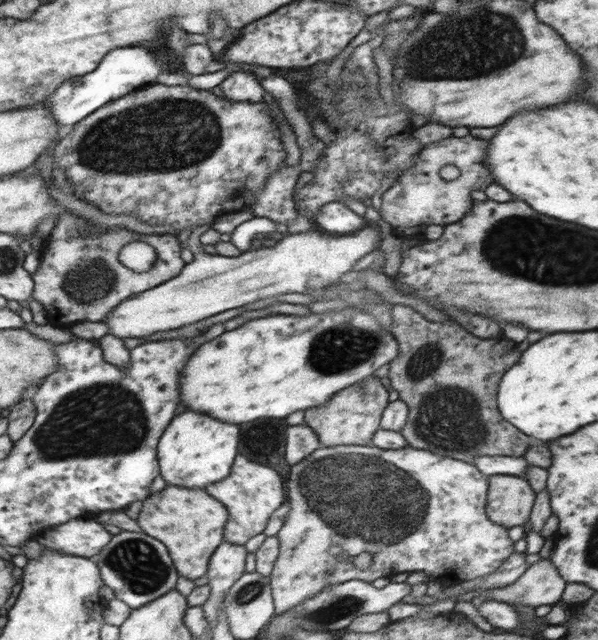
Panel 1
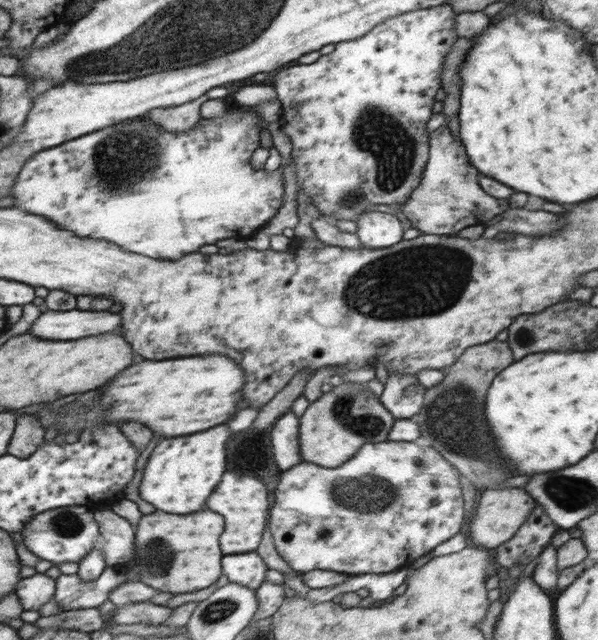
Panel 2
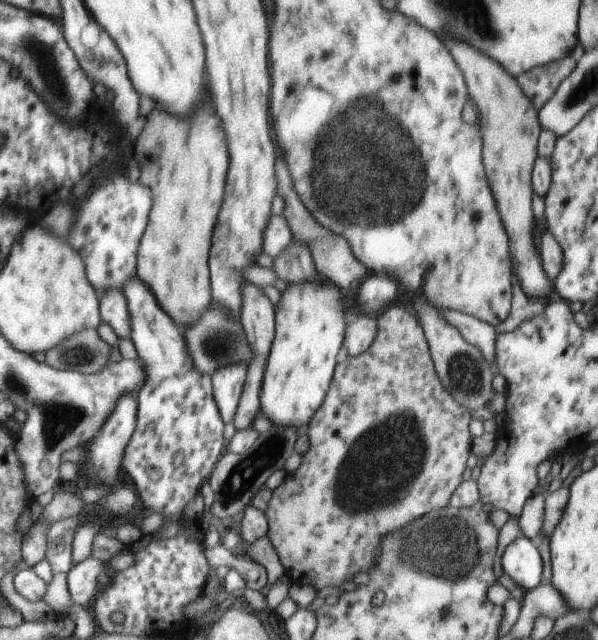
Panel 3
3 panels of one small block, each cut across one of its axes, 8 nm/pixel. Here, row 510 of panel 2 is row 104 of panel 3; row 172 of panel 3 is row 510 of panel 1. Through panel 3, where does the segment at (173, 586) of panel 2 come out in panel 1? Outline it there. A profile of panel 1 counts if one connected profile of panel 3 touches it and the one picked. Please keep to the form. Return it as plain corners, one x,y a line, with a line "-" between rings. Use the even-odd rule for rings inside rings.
166,486
162,492
150,496
150,500
144,500
138,524
144,532
150,532
150,536
158,536
158,540
166,540
166,544
170,544
170,552
174,552
174,564
178,564
178,572
194,581
206,574
212,552
224,540
222,530
226,520
226,508
202,488

